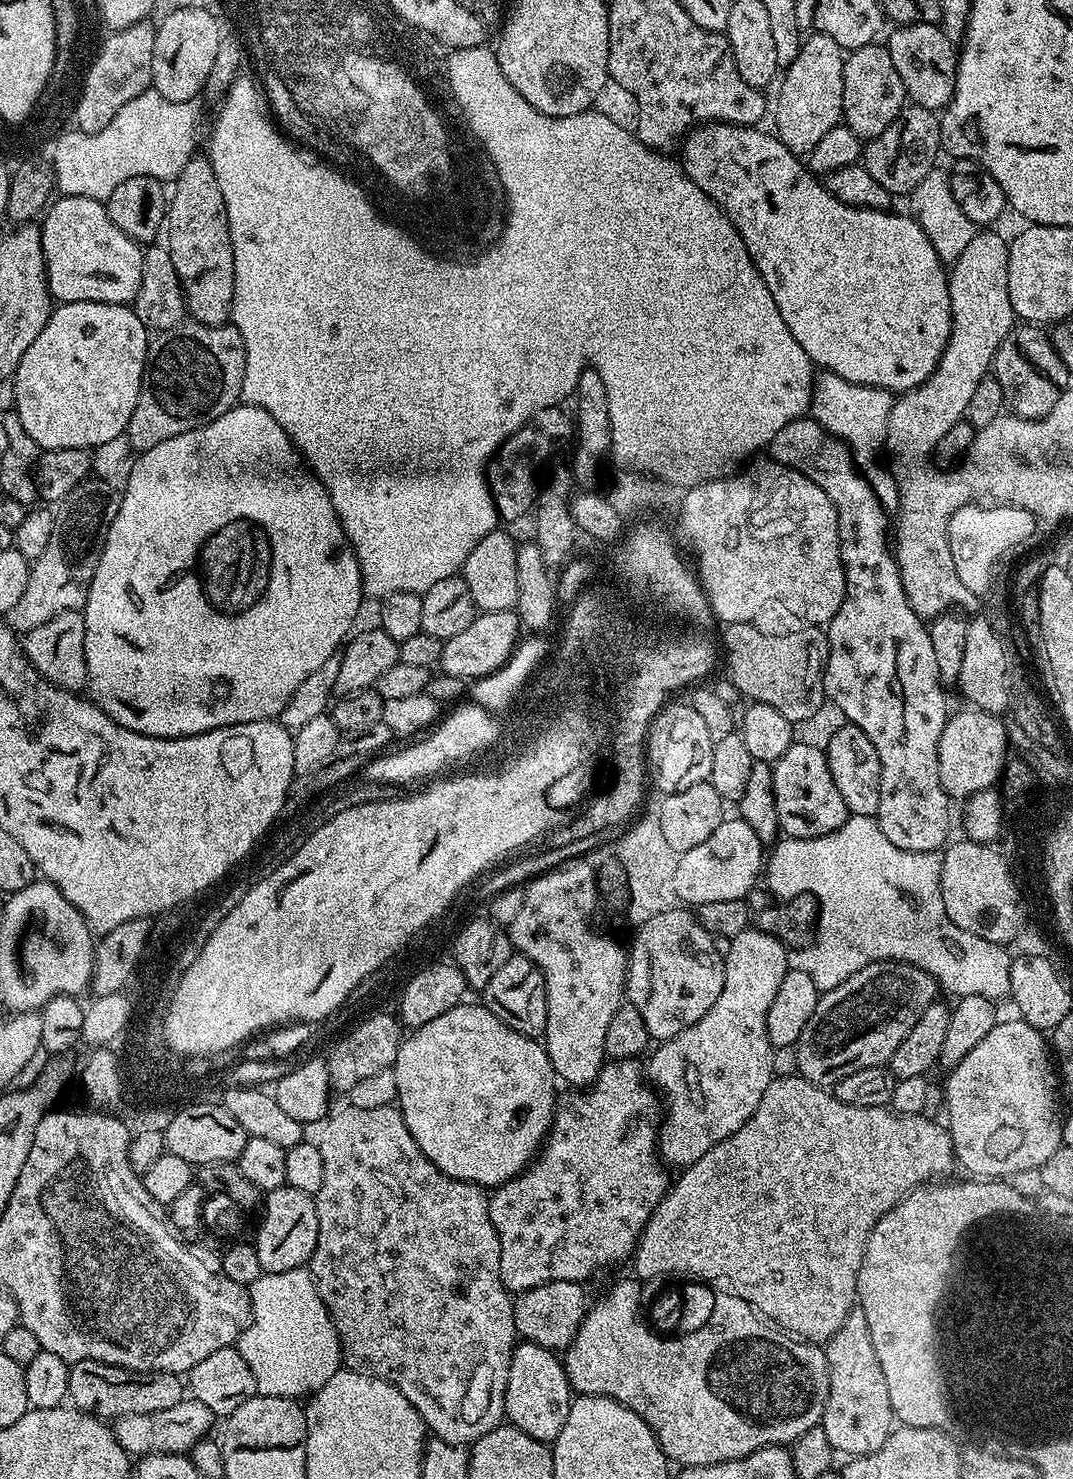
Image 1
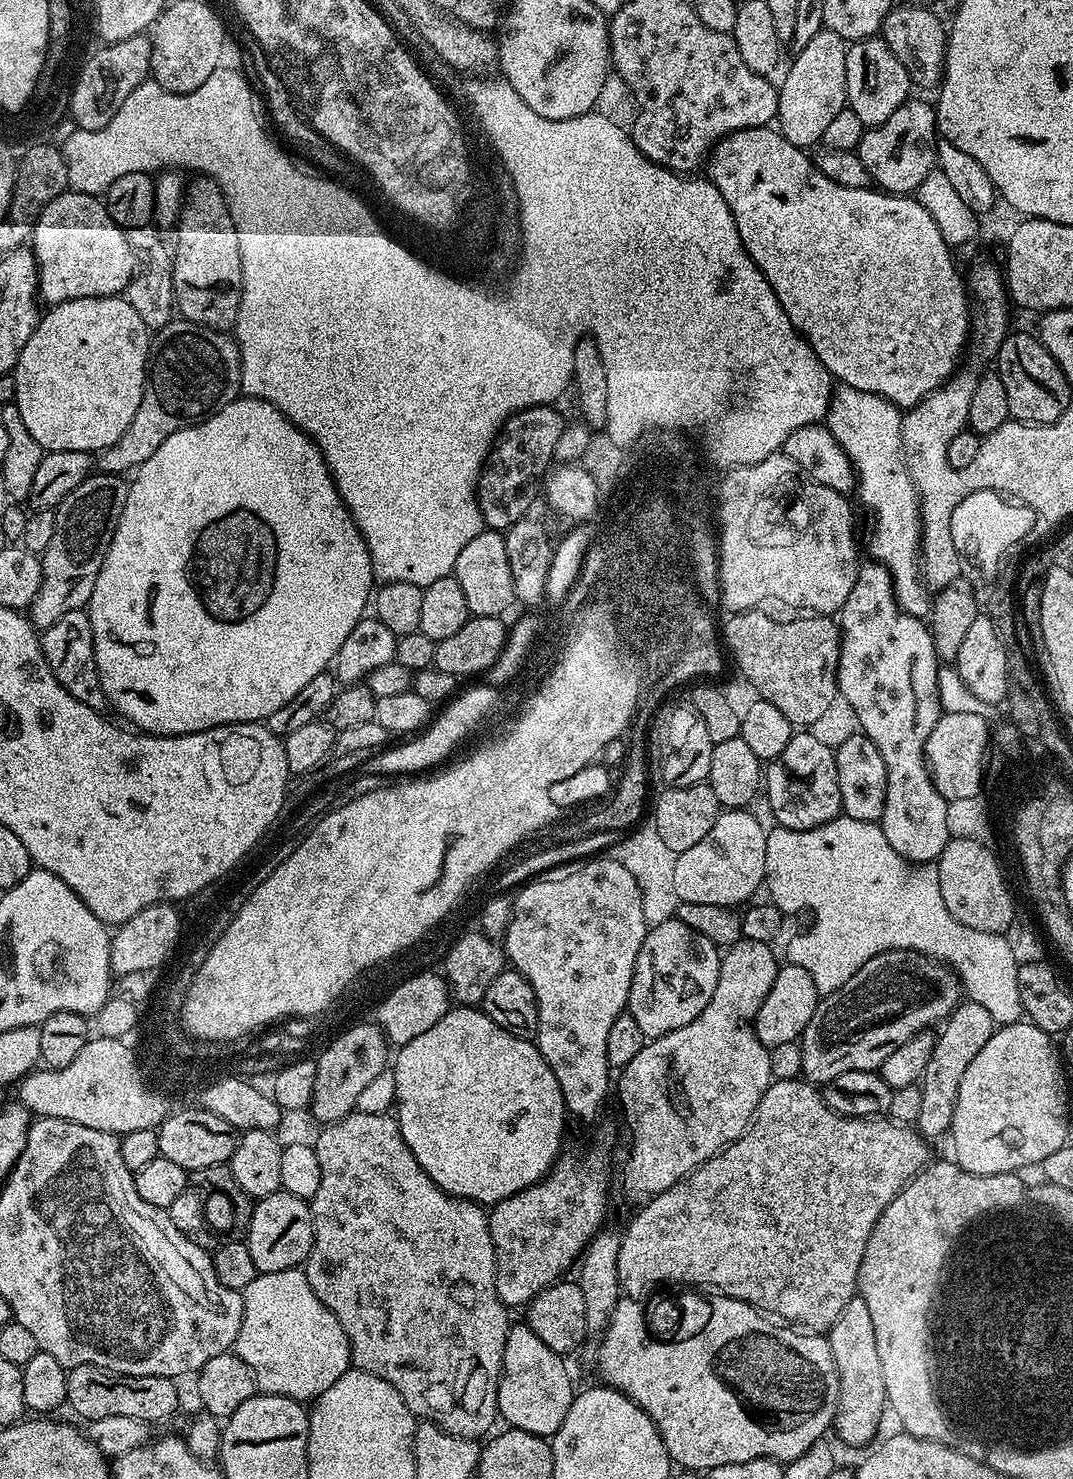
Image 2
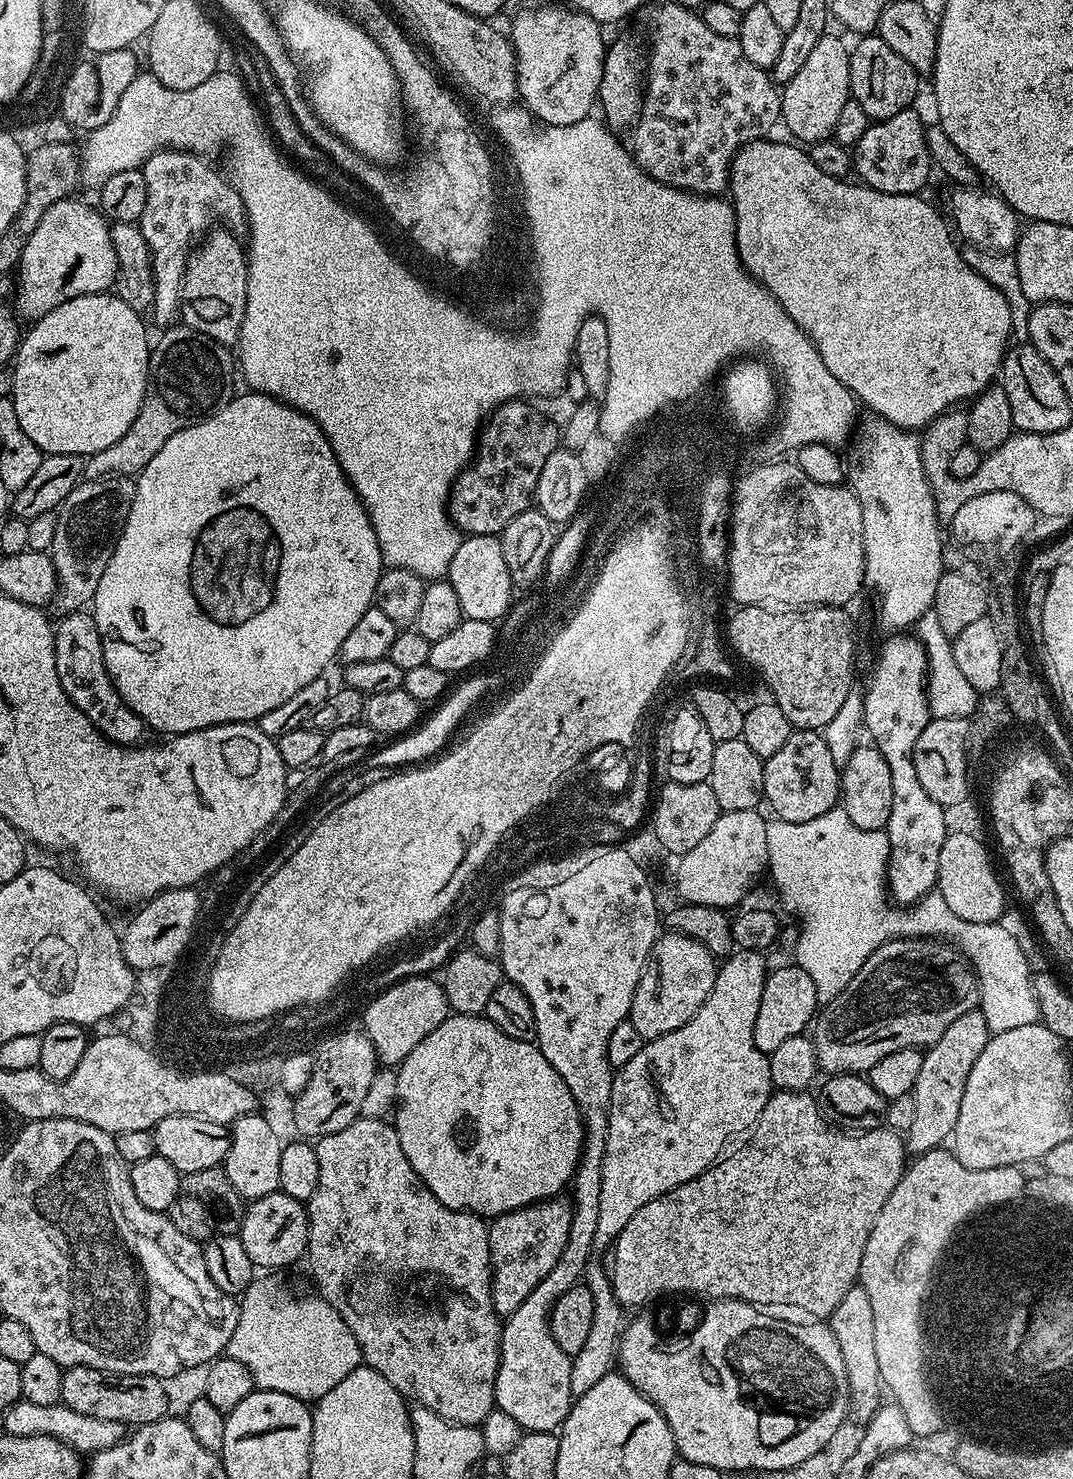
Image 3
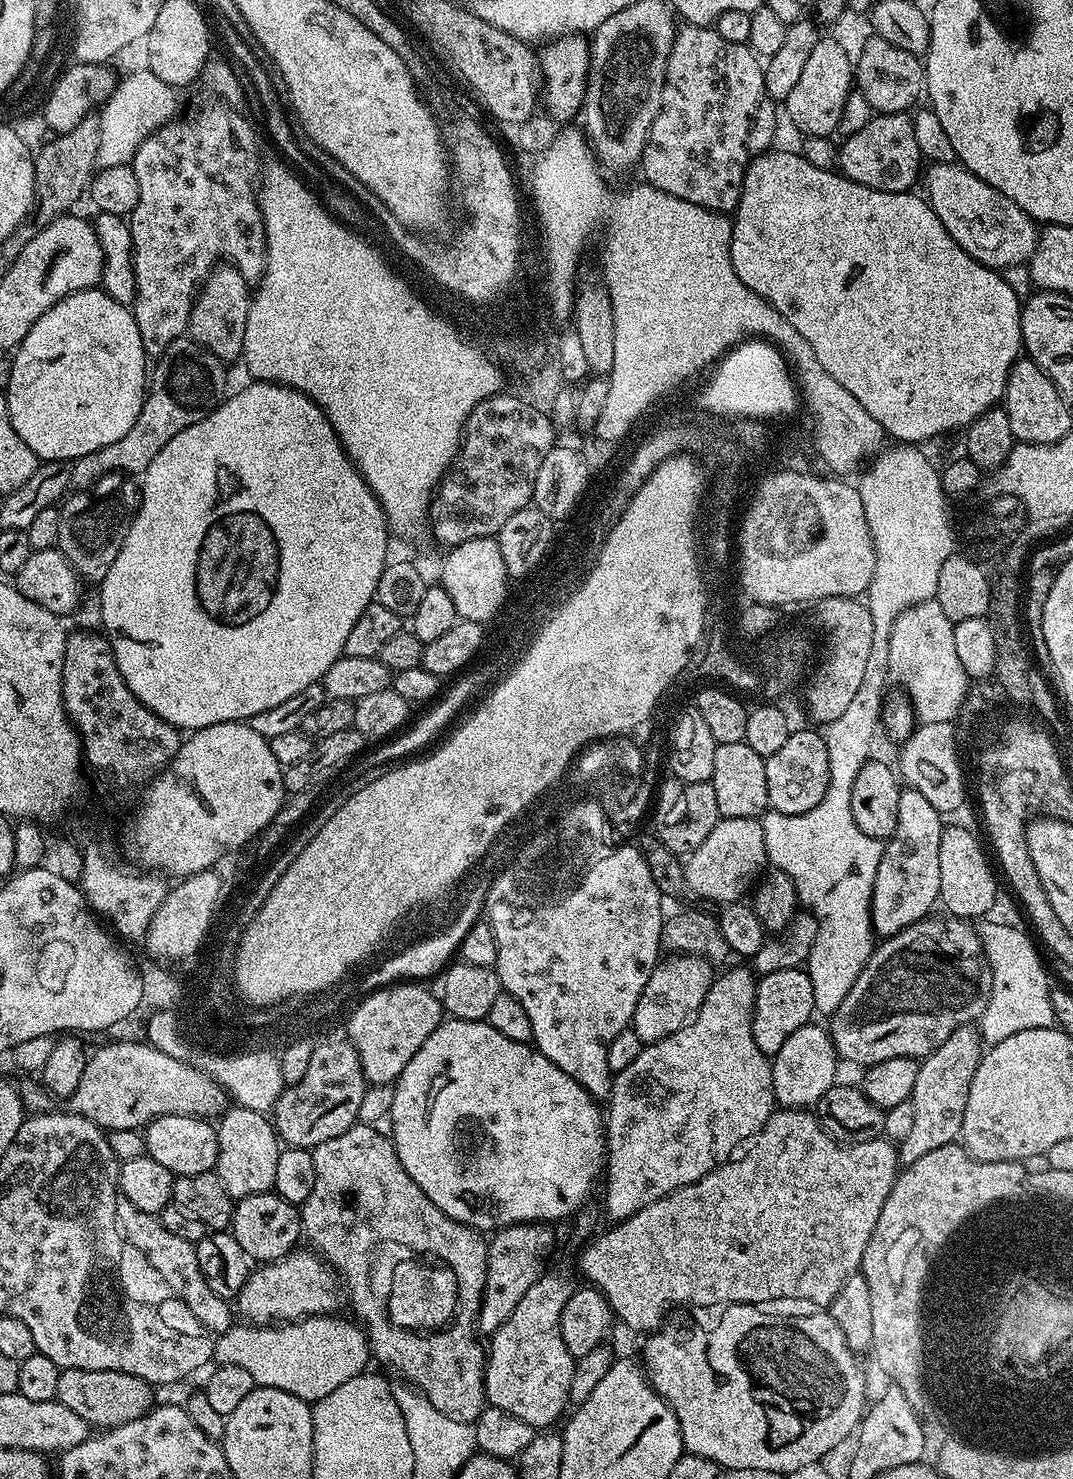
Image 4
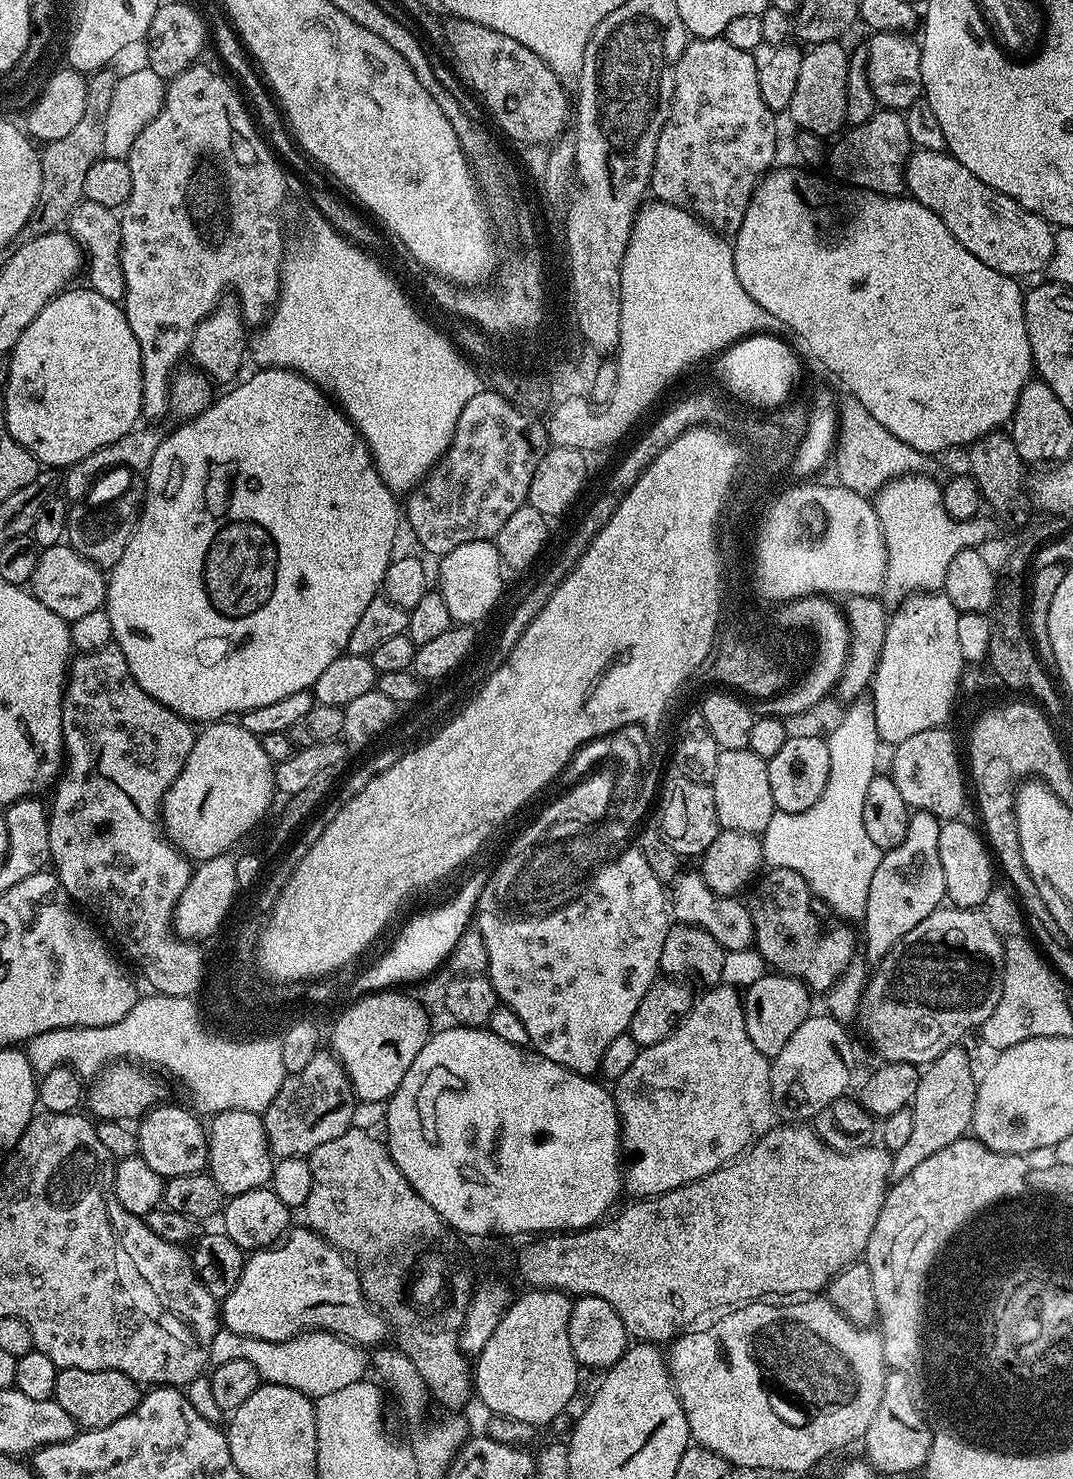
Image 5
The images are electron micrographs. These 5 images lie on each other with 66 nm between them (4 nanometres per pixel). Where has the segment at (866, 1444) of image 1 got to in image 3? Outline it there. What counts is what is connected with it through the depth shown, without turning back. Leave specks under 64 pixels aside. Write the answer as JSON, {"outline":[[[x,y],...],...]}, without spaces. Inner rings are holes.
{"outline":[[[857,1282],[853,1288],[846,1290],[842,1302],[834,1306],[832,1315],[826,1323],[831,1328],[834,1338],[838,1338],[838,1350],[842,1350],[842,1362],[846,1365],[846,1382],[848,1383],[848,1415],[860,1426],[867,1424],[881,1406],[882,1381],[878,1370],[878,1353],[874,1346],[874,1309],[866,1290]]]}

